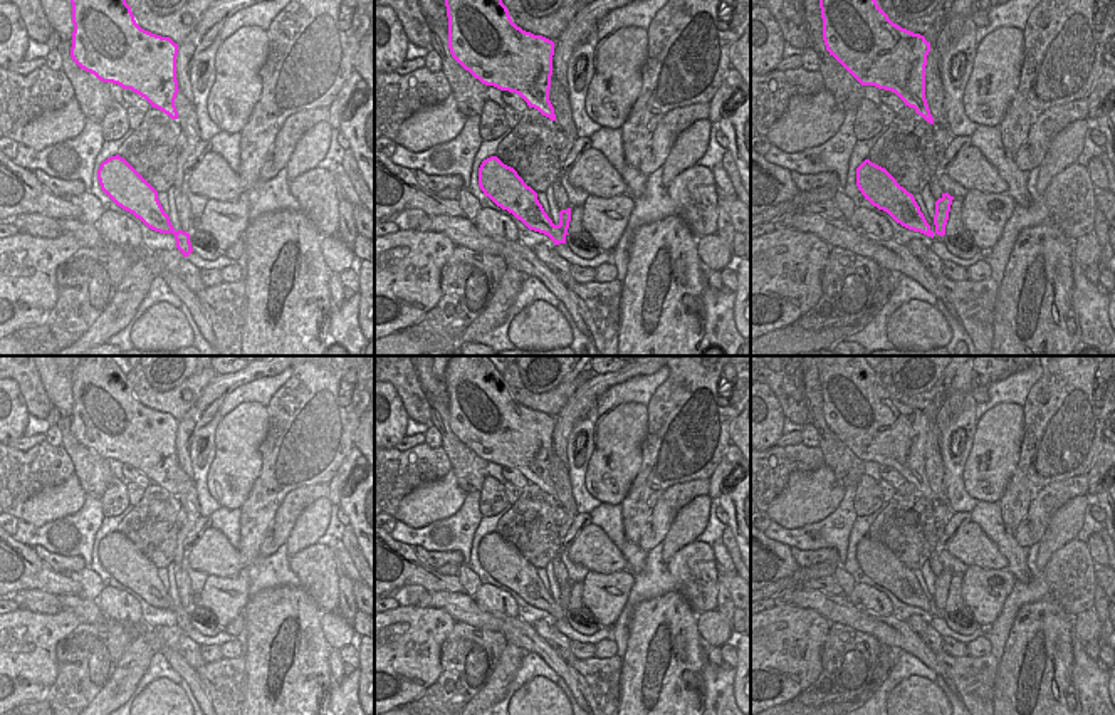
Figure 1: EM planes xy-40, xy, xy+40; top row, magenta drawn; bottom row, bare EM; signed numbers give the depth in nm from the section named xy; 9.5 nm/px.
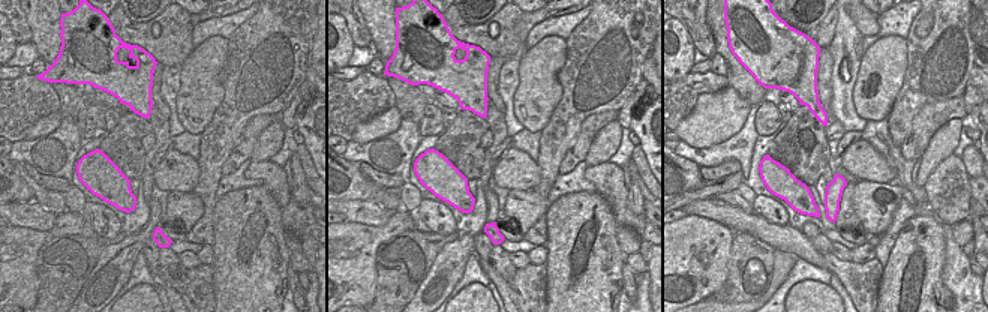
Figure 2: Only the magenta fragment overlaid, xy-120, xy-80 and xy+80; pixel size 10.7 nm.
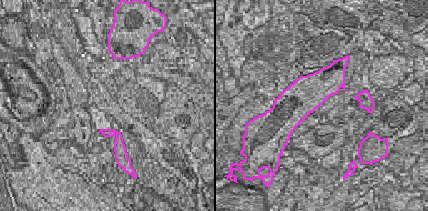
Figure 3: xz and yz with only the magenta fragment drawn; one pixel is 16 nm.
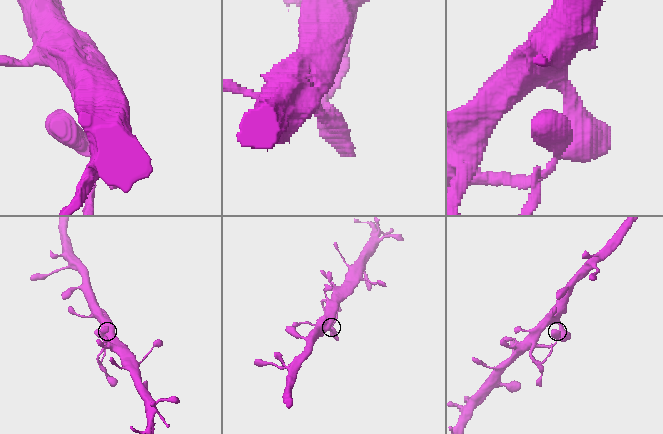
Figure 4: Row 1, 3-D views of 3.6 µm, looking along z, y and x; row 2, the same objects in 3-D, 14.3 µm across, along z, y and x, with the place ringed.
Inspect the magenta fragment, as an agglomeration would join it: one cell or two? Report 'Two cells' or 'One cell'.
One cell.

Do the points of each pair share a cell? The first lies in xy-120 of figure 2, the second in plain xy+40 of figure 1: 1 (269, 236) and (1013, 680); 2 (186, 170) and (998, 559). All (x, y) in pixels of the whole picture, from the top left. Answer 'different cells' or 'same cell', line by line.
1: same cell
2: same cell

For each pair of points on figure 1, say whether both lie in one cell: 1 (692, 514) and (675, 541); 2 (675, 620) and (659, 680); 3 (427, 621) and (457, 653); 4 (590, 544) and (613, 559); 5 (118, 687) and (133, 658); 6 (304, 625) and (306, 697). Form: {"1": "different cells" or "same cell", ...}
{"1": "same cell", "2": "same cell", "3": "different cells", "4": "same cell", "5": "same cell", "6": "same cell"}

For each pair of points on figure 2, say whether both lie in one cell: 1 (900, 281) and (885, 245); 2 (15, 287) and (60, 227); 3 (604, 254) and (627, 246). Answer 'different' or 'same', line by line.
1: different
2: same
3: different

